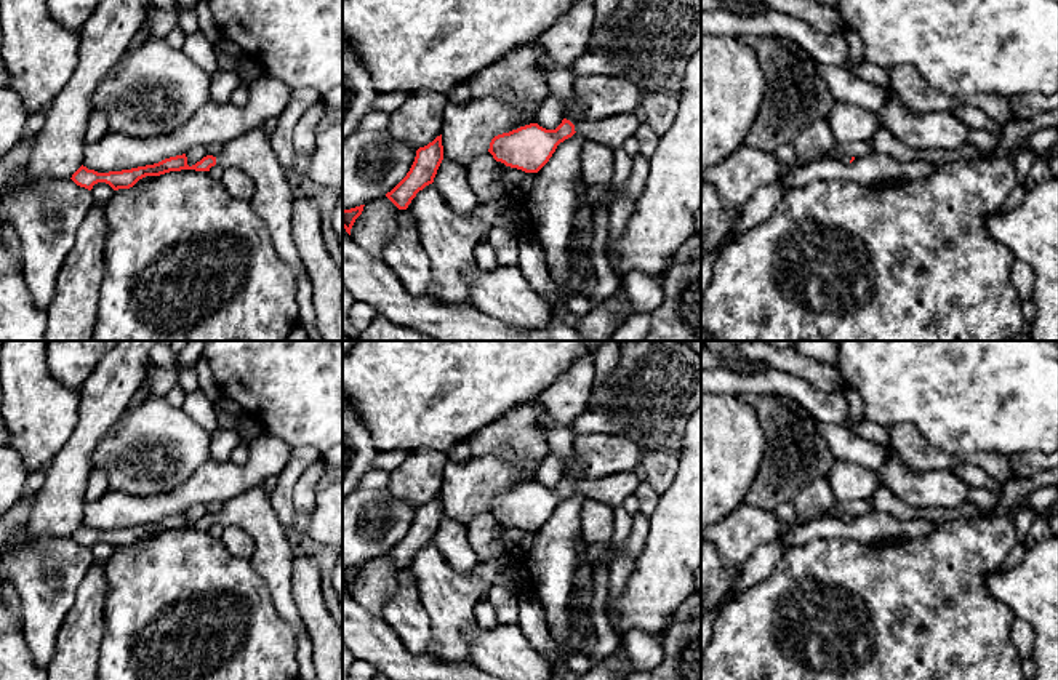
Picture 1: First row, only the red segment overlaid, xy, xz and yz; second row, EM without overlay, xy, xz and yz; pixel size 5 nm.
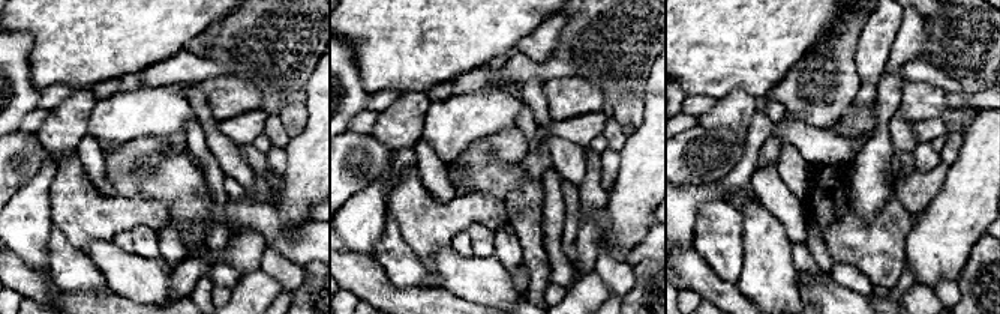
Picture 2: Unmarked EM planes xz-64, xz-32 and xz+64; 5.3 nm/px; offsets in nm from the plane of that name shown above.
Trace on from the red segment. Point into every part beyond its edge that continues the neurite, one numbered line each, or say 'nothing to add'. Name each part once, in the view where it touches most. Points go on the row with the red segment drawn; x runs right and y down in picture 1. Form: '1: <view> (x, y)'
1: xz (612, 132)

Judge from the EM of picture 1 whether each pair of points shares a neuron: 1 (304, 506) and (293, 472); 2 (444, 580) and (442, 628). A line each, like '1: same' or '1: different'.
1: different
2: same

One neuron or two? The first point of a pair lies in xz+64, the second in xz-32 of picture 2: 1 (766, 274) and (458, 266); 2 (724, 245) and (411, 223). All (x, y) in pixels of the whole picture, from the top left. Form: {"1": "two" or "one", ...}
{"1": "two", "2": "two"}

